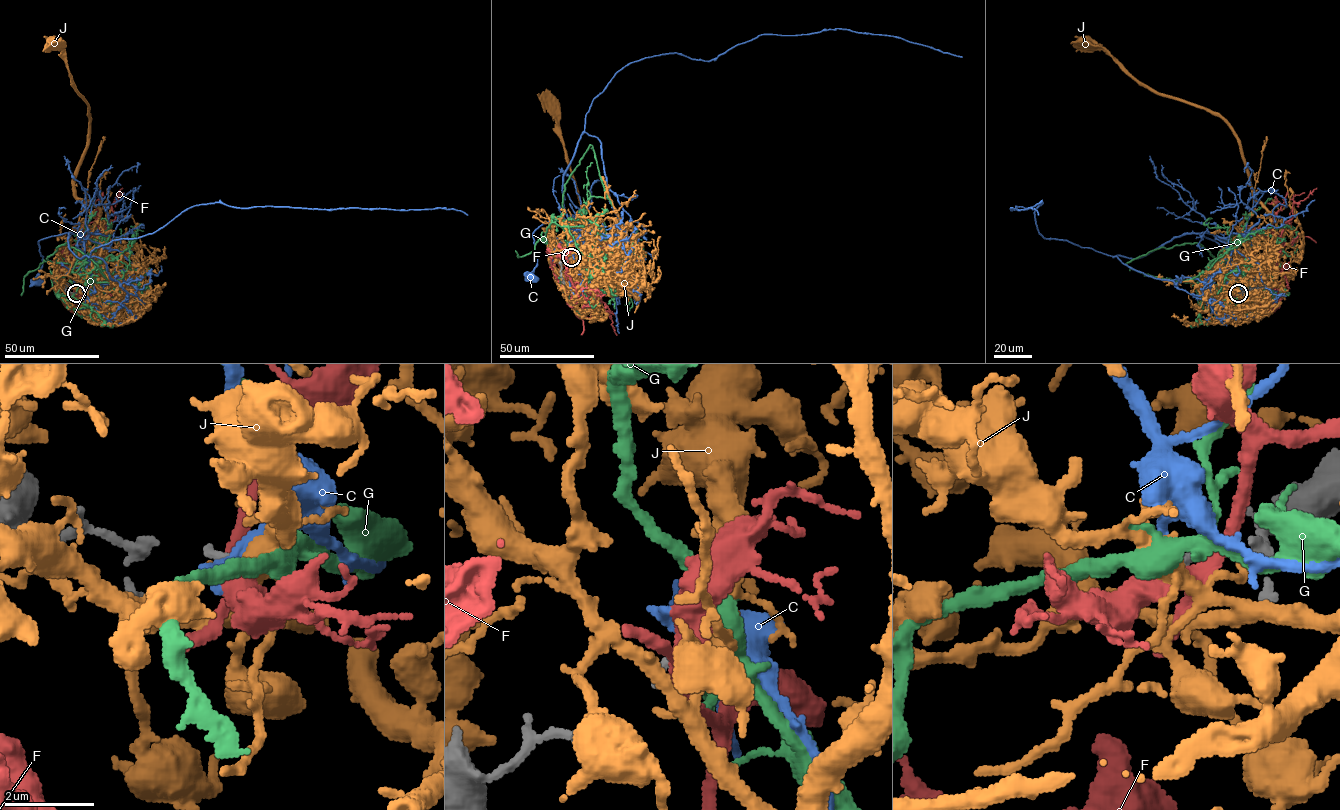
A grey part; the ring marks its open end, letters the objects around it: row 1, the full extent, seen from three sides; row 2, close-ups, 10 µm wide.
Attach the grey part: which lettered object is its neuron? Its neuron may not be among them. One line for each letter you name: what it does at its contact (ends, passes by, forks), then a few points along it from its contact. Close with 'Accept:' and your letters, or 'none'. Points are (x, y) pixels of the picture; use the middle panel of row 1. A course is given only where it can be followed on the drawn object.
G: it forks
Accept: G

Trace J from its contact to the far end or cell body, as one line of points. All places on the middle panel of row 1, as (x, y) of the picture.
J: (570, 257), (578, 280), (561, 268), (560, 257), (579, 272), (569, 269), (583, 253), (583, 212), (550, 102)

